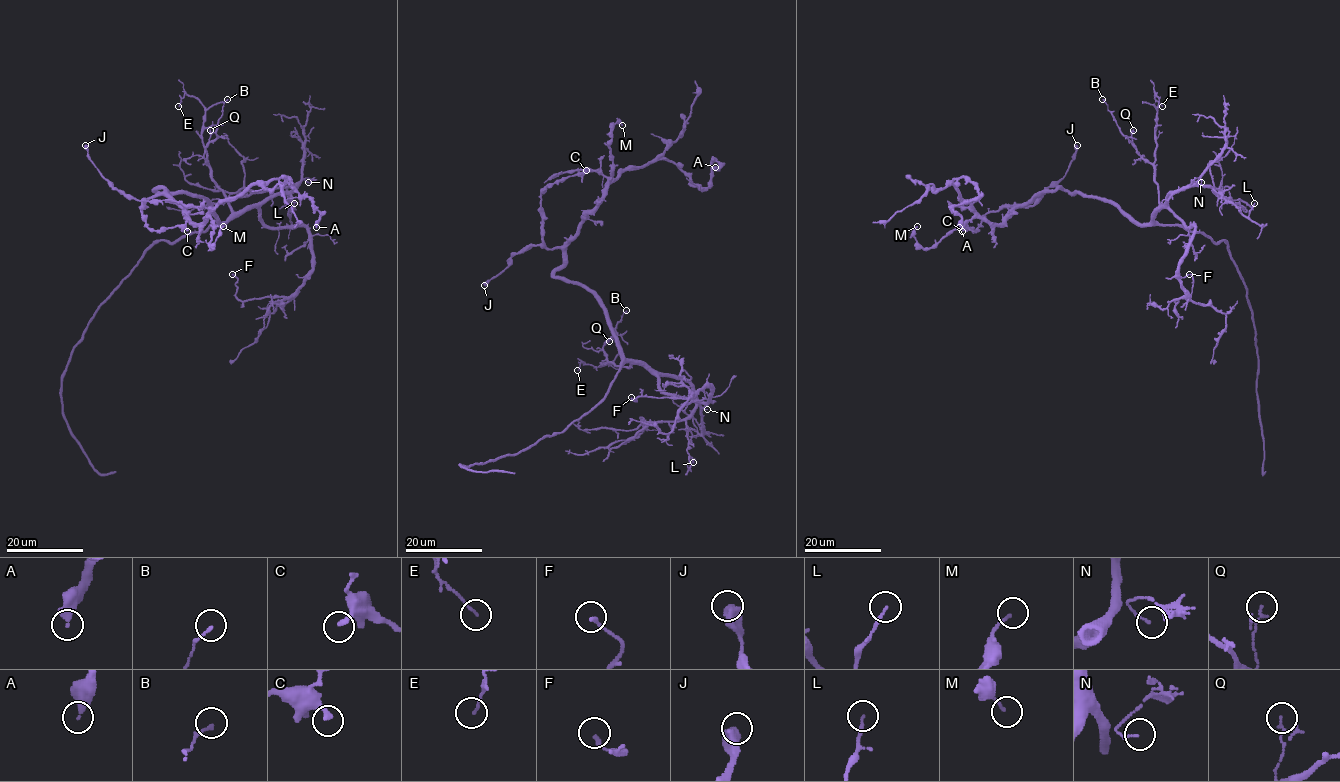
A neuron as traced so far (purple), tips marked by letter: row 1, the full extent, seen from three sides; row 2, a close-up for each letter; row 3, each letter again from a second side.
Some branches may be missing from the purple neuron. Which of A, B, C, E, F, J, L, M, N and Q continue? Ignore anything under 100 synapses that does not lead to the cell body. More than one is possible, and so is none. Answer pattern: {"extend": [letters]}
{"extend": []}

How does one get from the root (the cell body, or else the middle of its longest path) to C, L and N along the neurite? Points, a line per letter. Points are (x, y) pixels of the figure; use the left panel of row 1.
C: (220, 222), (203, 198), (156, 190), (164, 191), (146, 200), (145, 224), (154, 230), (183, 226), (187, 231)
L: (220, 222), (225, 224), (278, 194), (287, 193), (296, 185), (287, 189), (289, 216), (294, 203)
N: (220, 222), (225, 224), (278, 194), (289, 193), (304, 179), (308, 182)

